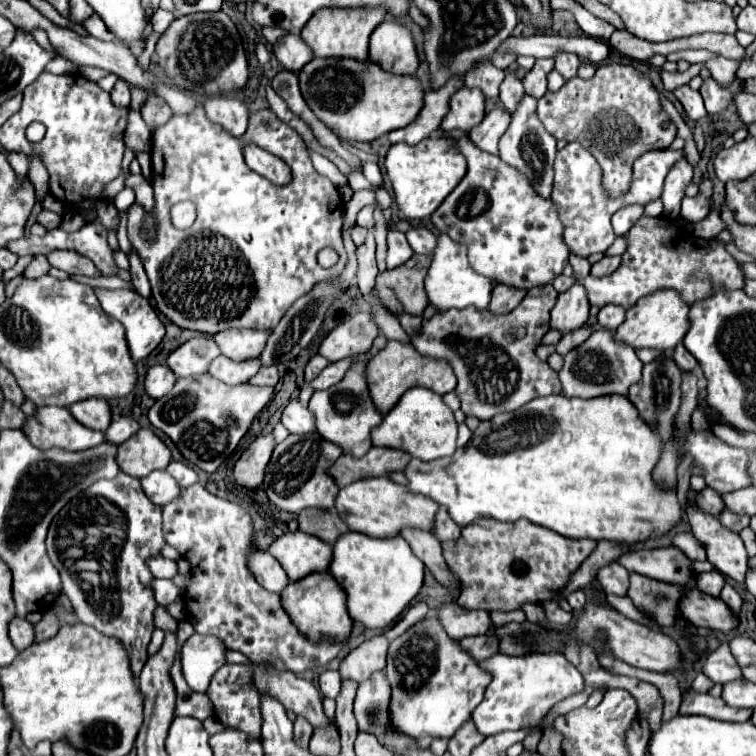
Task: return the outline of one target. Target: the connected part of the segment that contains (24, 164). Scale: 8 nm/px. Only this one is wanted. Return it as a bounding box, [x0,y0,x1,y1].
[7,152,29,178]

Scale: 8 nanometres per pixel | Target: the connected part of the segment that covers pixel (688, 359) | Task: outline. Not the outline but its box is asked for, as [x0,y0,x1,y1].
[673,344,699,372]

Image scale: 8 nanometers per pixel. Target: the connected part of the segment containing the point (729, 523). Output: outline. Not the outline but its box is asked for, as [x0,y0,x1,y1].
[719,510,749,532]

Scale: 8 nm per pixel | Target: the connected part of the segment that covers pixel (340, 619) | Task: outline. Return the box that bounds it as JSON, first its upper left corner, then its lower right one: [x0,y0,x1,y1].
[281,572,353,640]

